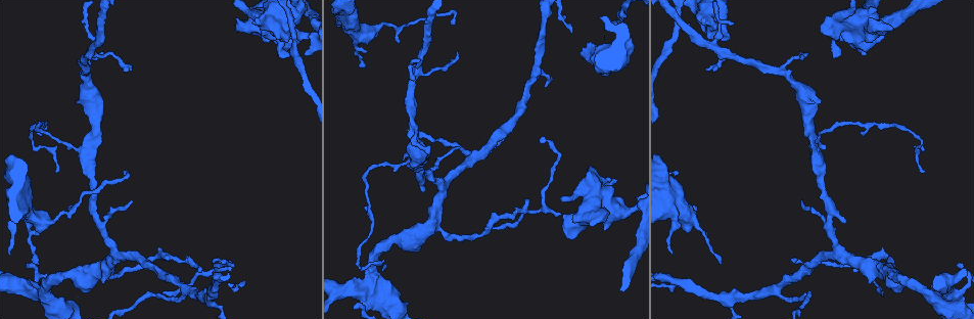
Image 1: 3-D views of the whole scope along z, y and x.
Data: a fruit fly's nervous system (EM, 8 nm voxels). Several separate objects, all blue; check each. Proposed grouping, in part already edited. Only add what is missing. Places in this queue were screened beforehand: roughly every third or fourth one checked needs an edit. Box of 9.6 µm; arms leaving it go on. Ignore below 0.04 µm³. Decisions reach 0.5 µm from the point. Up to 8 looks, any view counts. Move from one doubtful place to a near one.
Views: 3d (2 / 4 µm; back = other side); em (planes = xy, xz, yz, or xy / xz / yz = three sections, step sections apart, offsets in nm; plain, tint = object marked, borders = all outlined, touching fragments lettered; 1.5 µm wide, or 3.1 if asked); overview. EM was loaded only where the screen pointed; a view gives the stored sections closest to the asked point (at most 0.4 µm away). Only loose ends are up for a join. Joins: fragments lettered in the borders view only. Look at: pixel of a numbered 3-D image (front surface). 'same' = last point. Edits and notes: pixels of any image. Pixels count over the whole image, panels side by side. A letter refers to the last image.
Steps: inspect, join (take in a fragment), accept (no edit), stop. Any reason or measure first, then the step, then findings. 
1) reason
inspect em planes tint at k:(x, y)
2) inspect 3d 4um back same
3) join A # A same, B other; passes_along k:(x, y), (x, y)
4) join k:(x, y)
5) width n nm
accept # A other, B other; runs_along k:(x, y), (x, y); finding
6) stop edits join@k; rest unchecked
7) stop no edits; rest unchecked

branch stops here
inspect em xy step 8 tint at 1:(582, 52)

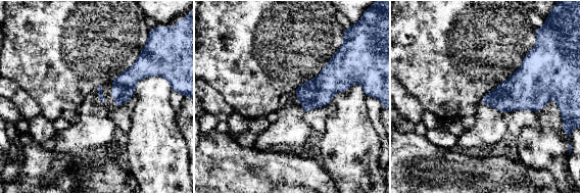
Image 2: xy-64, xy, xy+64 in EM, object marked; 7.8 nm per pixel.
cut it another way
inspect em planes tint same

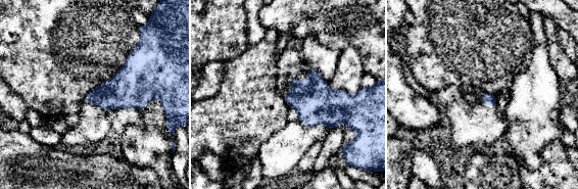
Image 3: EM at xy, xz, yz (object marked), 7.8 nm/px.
what lies round it
inspect em planes borders same

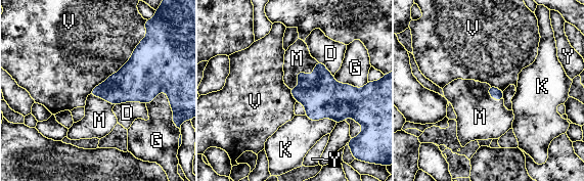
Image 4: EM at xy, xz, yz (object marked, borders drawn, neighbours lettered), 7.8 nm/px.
longest_contact V 650 nm
join M # D other, G other, K other, M same, V other, Y other; the cell continues

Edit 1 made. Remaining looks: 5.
tapers out
inspect em yz step 4 borders at 1:(457, 52)

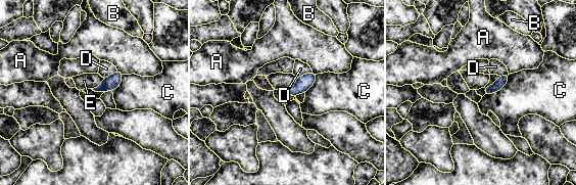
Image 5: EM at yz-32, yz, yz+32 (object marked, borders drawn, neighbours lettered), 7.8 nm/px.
another direction
inspect em planes borders same

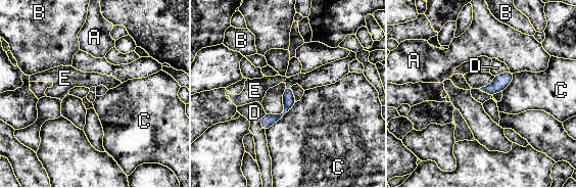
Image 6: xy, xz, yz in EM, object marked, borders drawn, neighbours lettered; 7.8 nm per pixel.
accept # A other, B other, C other, D other, E other; no lettered fragment goes on from it

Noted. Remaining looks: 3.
branch stops here
inspect em yz step 4 borders at 1:(366, 67)

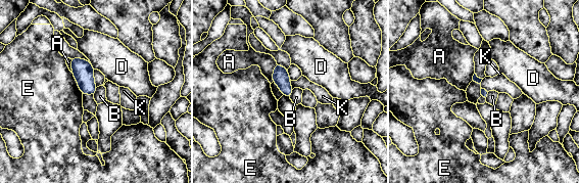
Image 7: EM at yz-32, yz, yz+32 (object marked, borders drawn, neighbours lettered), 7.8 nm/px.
inspect em planes borders same

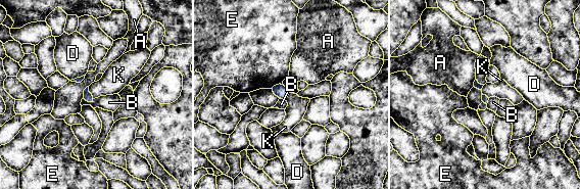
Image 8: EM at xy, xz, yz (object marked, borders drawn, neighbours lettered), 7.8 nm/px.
join B # A other, B same, D other, E other, K other; passes_along 8:(87, 96), (89, 102), (109, 102); it goes on there

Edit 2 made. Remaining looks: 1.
stop edits join@4, join@8; rest unchecked

